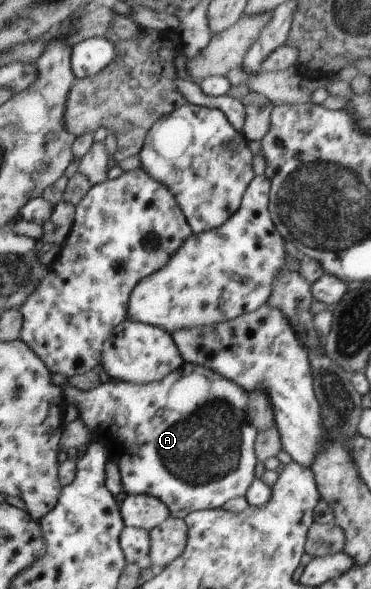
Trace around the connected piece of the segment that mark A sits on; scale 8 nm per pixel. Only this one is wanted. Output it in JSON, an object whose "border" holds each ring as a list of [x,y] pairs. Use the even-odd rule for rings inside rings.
{"border":[[[183,363],[182,366],[173,374],[170,372],[168,376],[159,381],[153,381],[148,384],[132,384],[128,382],[118,382],[112,380],[103,381],[92,390],[78,390],[76,387],[68,386],[63,392],[66,403],[76,406],[79,412],[79,419],[86,424],[86,428],[92,434],[94,443],[103,444],[107,450],[109,460],[114,460],[120,466],[120,476],[122,478],[123,492],[127,495],[152,495],[154,498],[161,500],[168,508],[168,512],[172,517],[185,519],[192,511],[201,511],[208,509],[217,509],[224,506],[225,502],[236,497],[244,497],[246,490],[250,488],[252,480],[254,480],[257,458],[255,455],[254,445],[255,437],[258,436],[258,430],[252,426],[250,420],[247,419],[248,411],[248,393],[232,380],[220,376],[218,372],[204,366],[196,366],[192,363]]]}

